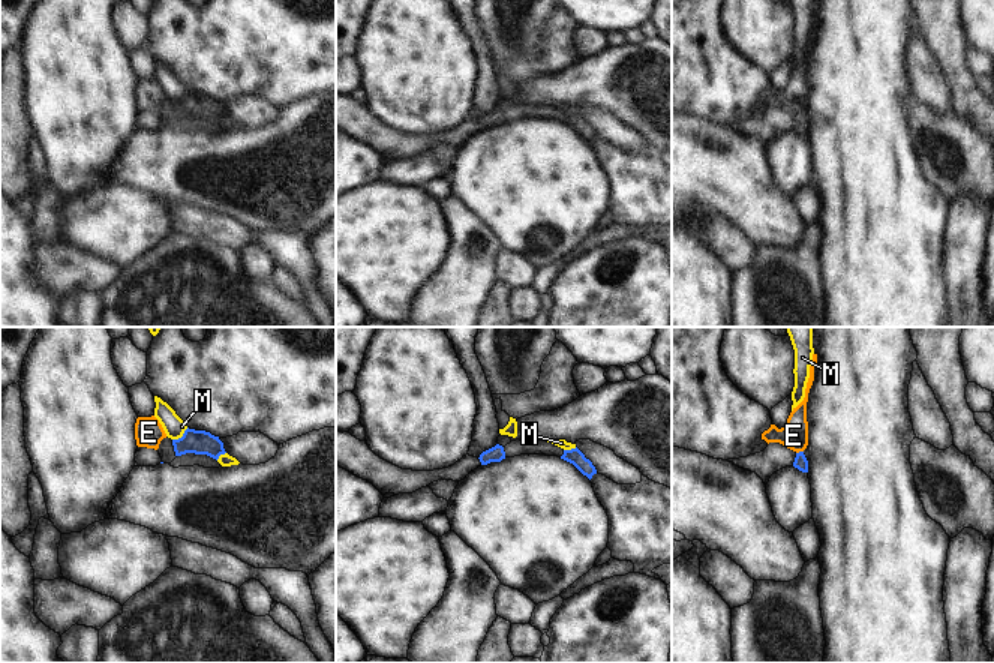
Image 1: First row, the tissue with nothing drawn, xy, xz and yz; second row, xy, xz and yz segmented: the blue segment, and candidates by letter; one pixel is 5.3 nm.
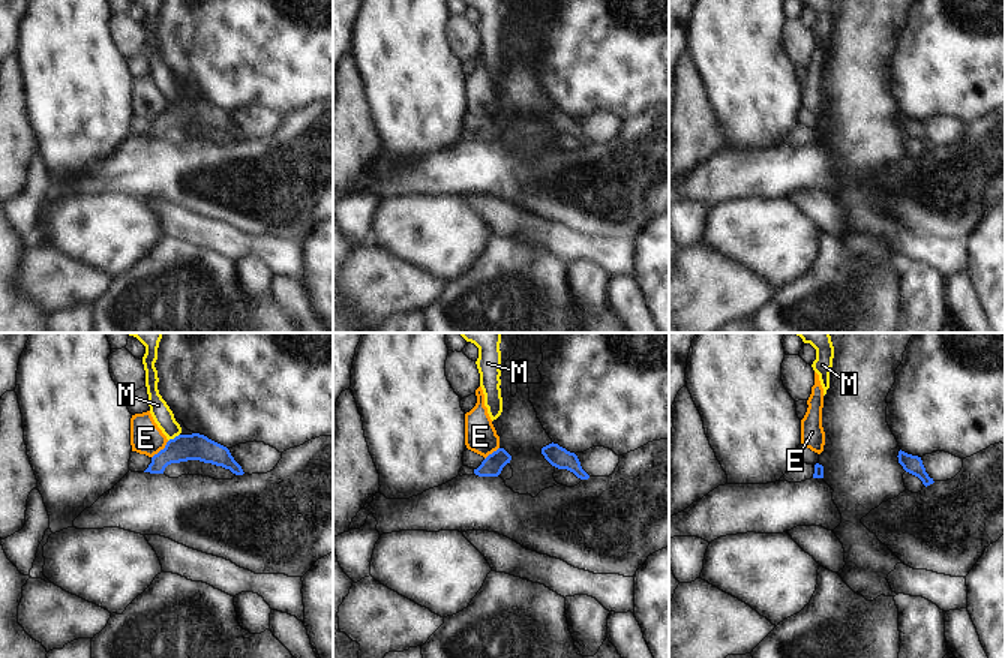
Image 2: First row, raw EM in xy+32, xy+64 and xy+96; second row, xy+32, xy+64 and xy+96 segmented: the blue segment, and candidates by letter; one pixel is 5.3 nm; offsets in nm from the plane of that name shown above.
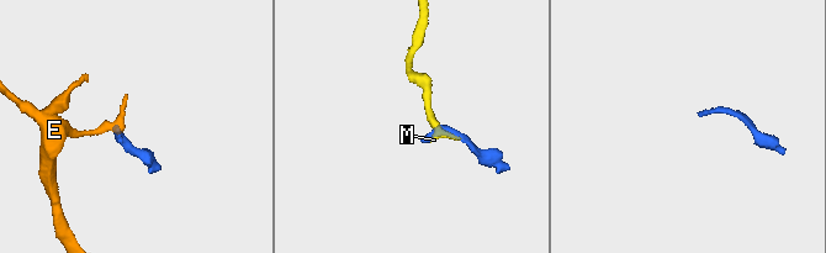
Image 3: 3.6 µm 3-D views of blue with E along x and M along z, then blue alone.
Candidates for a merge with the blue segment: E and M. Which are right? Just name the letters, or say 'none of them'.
none of them

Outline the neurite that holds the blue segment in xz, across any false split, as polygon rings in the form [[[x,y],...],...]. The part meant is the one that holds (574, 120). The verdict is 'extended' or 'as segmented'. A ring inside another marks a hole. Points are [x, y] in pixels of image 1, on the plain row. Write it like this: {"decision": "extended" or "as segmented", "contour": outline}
{"decision": "as segmented", "contour": [[[577,111],[571,114],[564,114],[561,123],[573,128],[589,144],[592,142],[594,138],[597,138],[597,134],[592,129],[592,126],[586,123],[585,118]]]}

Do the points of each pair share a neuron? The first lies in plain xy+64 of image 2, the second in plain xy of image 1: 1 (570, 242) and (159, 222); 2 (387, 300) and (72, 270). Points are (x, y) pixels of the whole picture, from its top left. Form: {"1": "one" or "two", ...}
{"1": "two", "2": "one"}

